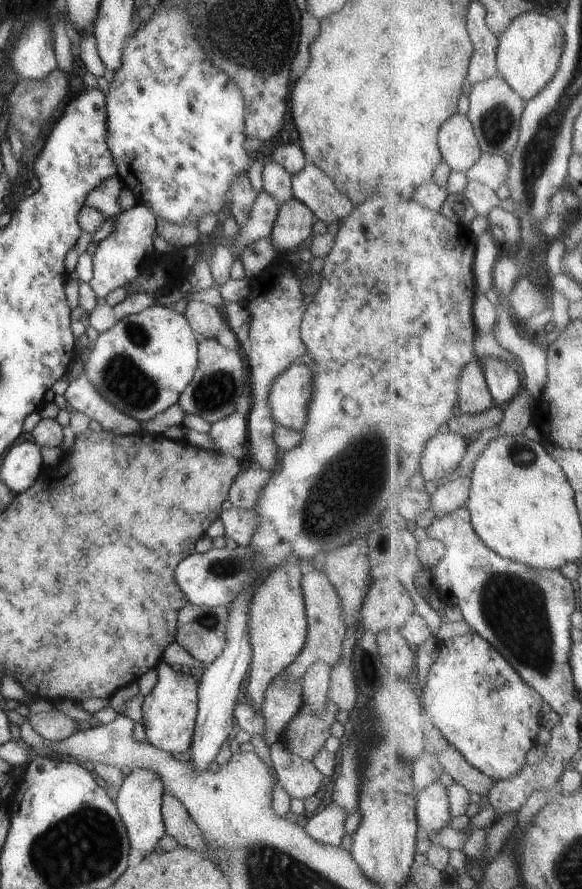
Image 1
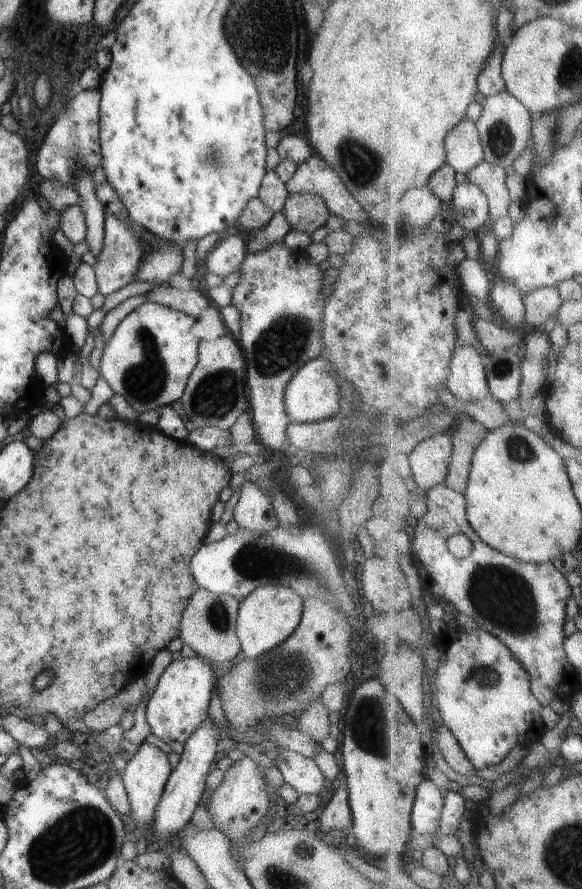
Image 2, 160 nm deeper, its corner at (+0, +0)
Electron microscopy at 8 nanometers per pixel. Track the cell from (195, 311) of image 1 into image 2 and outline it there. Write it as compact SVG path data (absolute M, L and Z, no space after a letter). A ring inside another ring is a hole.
M168 286L151 288L145 295L148 302L155 302L162 306L183 312L187 316L197 320L199 314L209 306L208 300L199 290L179 290Z

